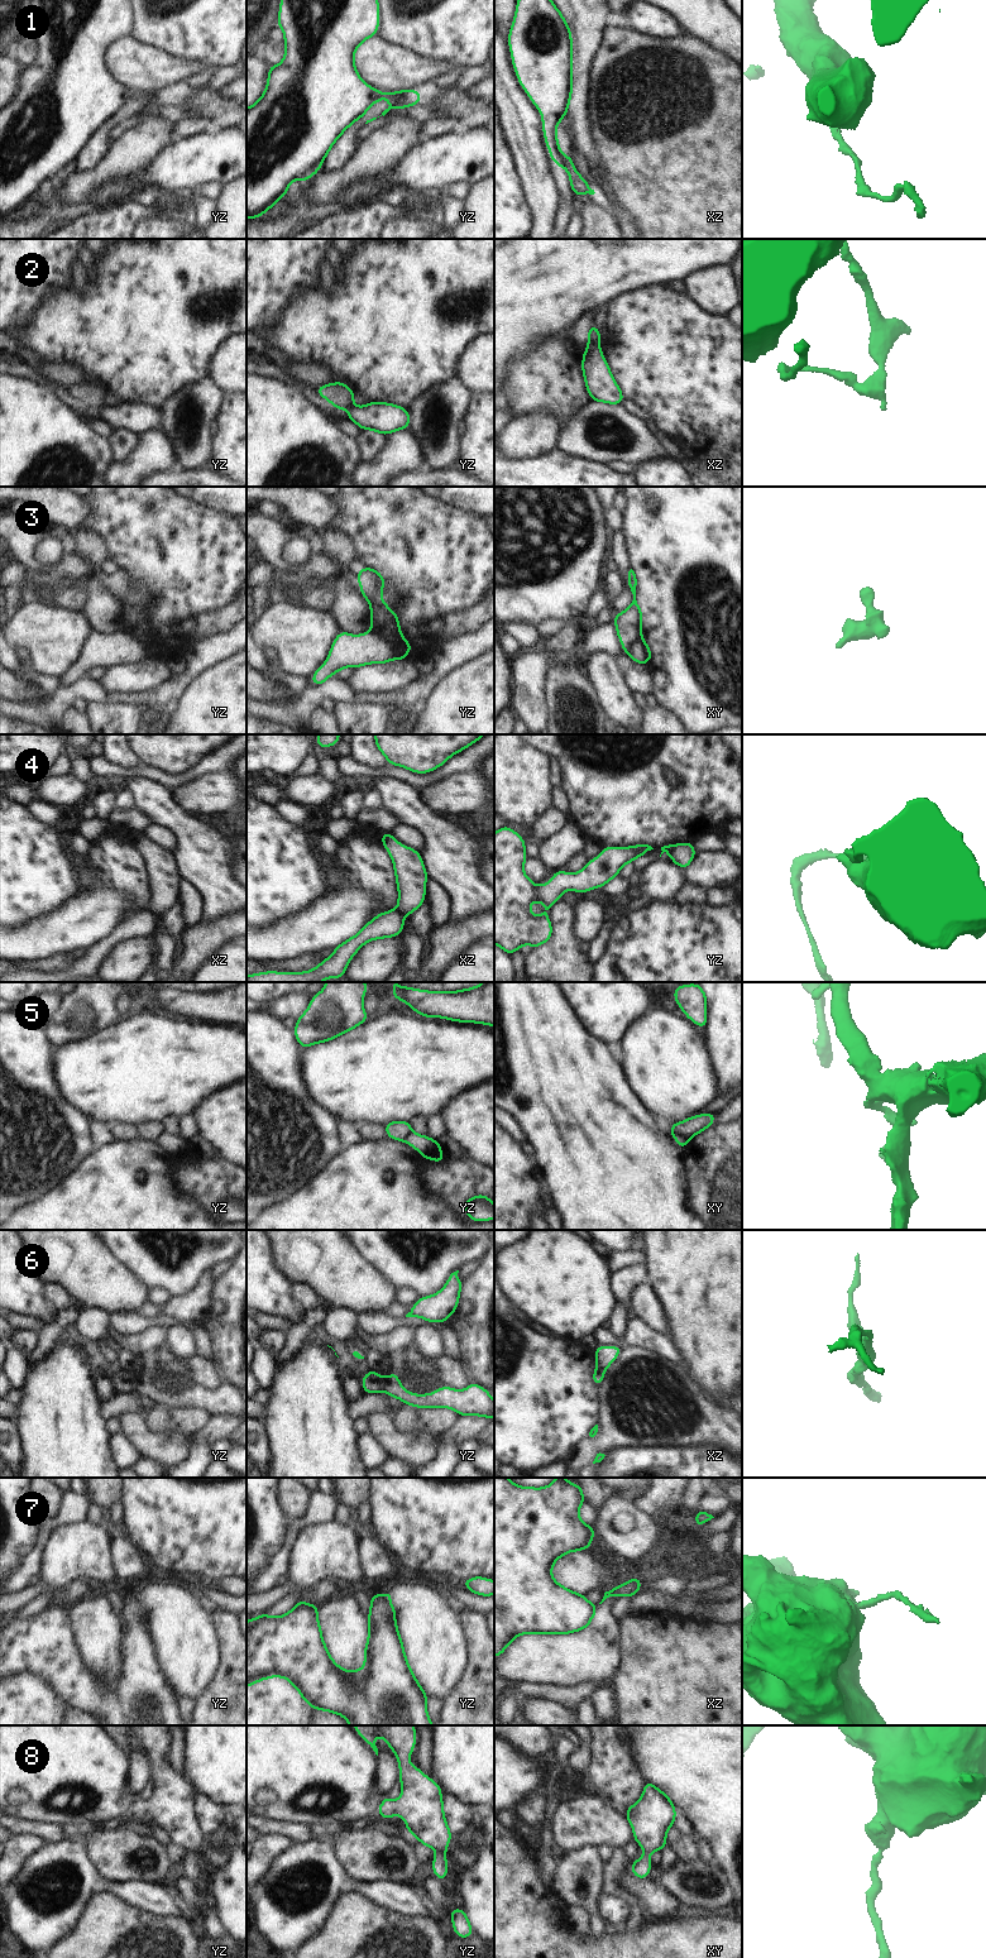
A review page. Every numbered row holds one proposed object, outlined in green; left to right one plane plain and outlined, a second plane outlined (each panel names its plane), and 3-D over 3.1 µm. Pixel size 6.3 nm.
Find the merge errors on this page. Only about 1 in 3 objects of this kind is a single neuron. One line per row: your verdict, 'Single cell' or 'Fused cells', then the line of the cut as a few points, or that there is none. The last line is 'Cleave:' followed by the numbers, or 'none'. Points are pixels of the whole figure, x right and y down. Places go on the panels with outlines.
1: Fused cells. Split along xz (555, 130), (558, 163)
2: Fused cells. Split along xz (588, 341), (598, 344)
3: Fused cells. Split along yz (371, 631), (388, 646), (392, 657)
4: Fused cells. Split along xz (396, 909), (402, 915)
5: Fused cells. Split along xy (674, 1137), (683, 1135), (688, 1139)
6: Fused cells. Split along yz (386, 1379), (382, 1389)
7: Fused cells. Split along xz (596, 1605), (590, 1618)
8: Single cell. No split
Cleave: 1, 2, 3, 4, 5, 6, 7

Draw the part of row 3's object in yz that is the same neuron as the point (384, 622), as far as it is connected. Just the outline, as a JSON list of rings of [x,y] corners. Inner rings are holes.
[[[362,568],[356,579],[363,597],[370,604],[372,632],[378,635],[389,646],[393,660],[407,659],[412,645],[401,633],[397,614],[382,599],[383,575],[373,568]]]

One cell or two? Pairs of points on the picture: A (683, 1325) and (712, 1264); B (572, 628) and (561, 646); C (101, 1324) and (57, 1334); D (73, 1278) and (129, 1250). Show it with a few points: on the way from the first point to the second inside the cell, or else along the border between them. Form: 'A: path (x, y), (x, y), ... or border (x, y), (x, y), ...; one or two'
A: path (698, 1310), (712, 1296), (712, 1279); one
B: path (570, 632), (564, 642); one
C: border (80, 1311), (76, 1319), (76, 1330), (95, 1343); two
D: border (105, 1243), (138, 1278); two

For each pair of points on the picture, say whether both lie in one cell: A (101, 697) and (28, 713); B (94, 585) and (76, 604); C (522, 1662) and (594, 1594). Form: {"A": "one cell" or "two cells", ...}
{"A": "one cell", "B": "two cells", "C": "two cells"}

